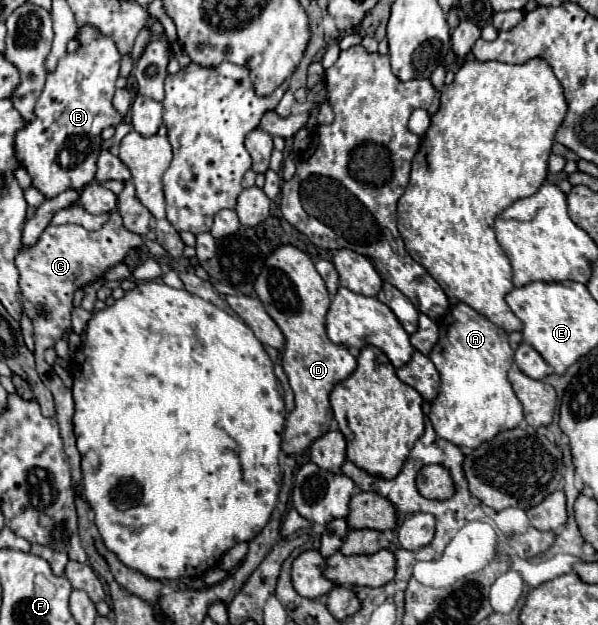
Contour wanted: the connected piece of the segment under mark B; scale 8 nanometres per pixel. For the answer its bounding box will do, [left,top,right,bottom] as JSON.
[16,24,124,198]

